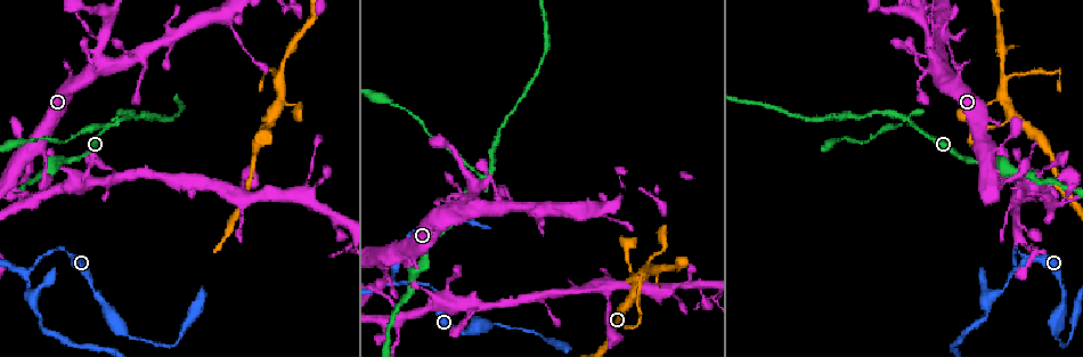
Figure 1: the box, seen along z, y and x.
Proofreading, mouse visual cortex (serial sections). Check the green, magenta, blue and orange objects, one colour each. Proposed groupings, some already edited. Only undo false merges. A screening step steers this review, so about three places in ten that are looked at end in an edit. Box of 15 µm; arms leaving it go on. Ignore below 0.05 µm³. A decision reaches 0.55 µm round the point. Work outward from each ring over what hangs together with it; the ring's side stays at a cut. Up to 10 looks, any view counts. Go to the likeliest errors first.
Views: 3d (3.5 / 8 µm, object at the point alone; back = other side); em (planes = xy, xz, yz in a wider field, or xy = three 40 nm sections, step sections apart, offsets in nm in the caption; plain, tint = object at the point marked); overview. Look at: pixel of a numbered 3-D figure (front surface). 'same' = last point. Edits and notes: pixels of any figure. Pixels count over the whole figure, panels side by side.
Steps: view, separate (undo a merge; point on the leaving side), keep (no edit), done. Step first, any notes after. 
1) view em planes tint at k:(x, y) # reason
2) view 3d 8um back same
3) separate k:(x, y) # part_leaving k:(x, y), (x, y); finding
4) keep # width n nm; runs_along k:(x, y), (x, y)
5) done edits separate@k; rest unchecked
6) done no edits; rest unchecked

view 3d 3.5um at 1:(117, 122) # three arms meet

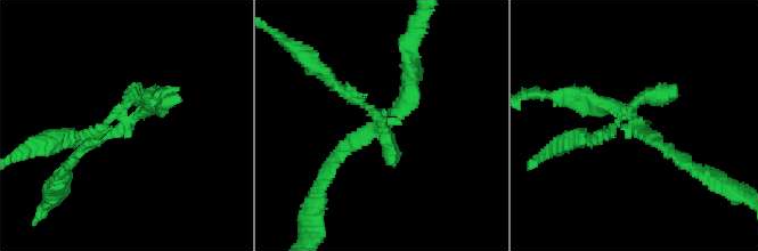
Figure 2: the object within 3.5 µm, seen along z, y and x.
view em planes tint at 2:(123, 128)

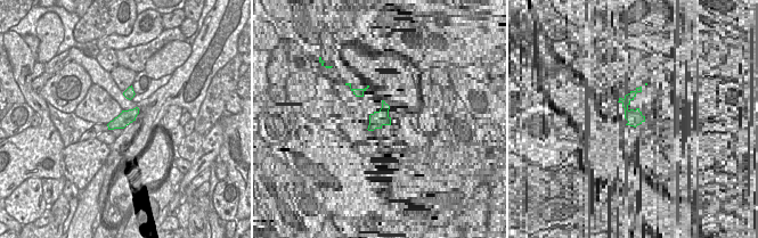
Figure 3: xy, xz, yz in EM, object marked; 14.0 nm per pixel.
separate 2:(386, 150) # part_leaving 2:(373, 115), (292, 48); two cells meet here

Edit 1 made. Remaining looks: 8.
view 3d 3.5um at 1:(1001, 77) # two arms in line, one across

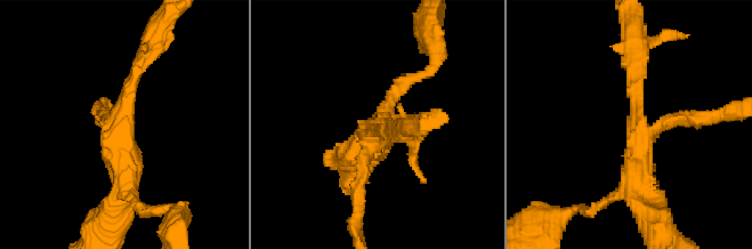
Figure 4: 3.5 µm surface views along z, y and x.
view em xy step 2 tint at 4:(376, 134) # arms 3; arm_widths 150, 200, 350 nm; now the EM

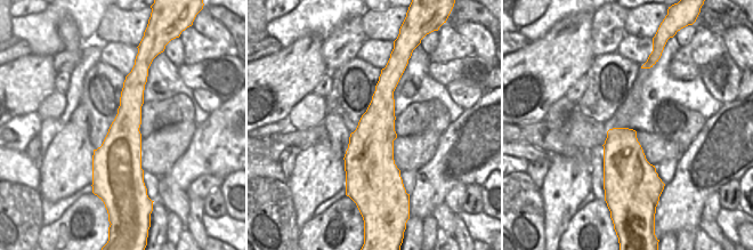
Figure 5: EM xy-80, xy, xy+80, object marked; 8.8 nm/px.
separate 4:(709, 118) # part_leaving 4:(663, 122), (742, 111); two cells meet here

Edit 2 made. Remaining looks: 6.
view overview # redraw

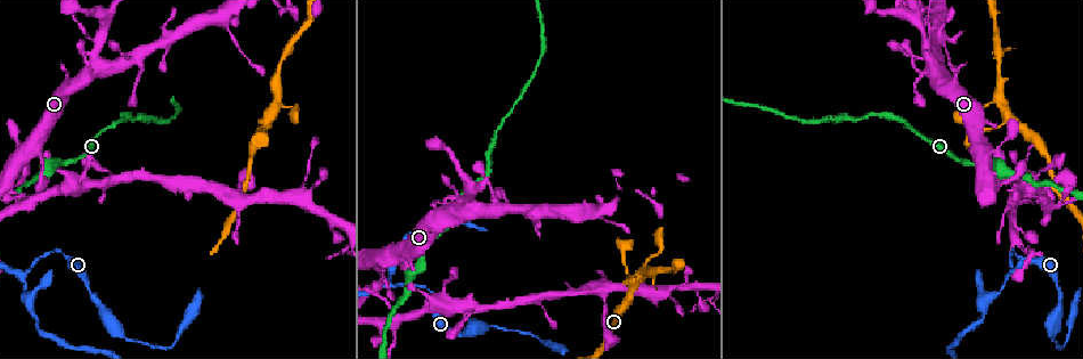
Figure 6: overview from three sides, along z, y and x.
view 3d 3.5um at 6:(26, 274) # sudden change in width

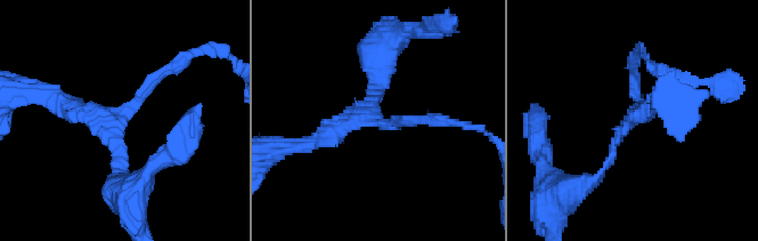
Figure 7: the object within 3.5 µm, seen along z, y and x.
view em planes plain at 7:(117, 124) # arms 3; arm_widths 150, 150, 250 nm; now the EM

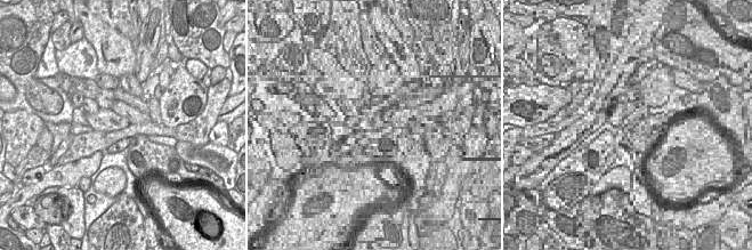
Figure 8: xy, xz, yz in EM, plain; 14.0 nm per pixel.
view em planes tint same # with the object marked

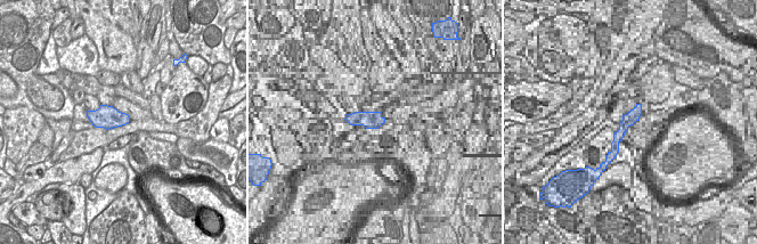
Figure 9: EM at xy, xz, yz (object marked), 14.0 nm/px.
keep # width 320 nm; runs_along 7:(168, 66), (111, 129), (122, 182); one cell here

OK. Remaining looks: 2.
view 3d 3.5um back at 6:(93, 63) # abrupt turn

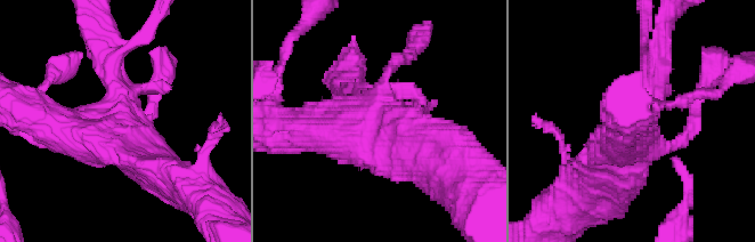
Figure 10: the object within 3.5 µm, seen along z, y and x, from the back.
view em xy step 2 tint at 10:(118, 120) # arms 4; arm_widths 150, 300, 500, 600 nm

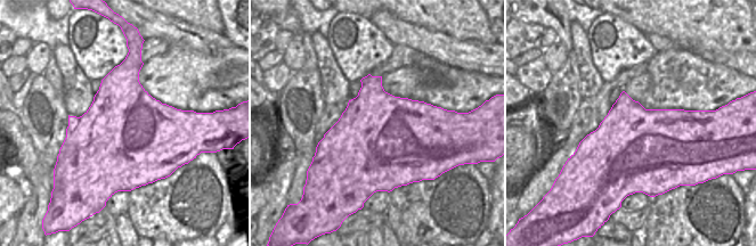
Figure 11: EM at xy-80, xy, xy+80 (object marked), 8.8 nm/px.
keep # runs_along 10:(176, 183), (127, 140), (50, 120); one cell here

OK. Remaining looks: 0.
done edits separate@2, separate@4; rest unchecked

